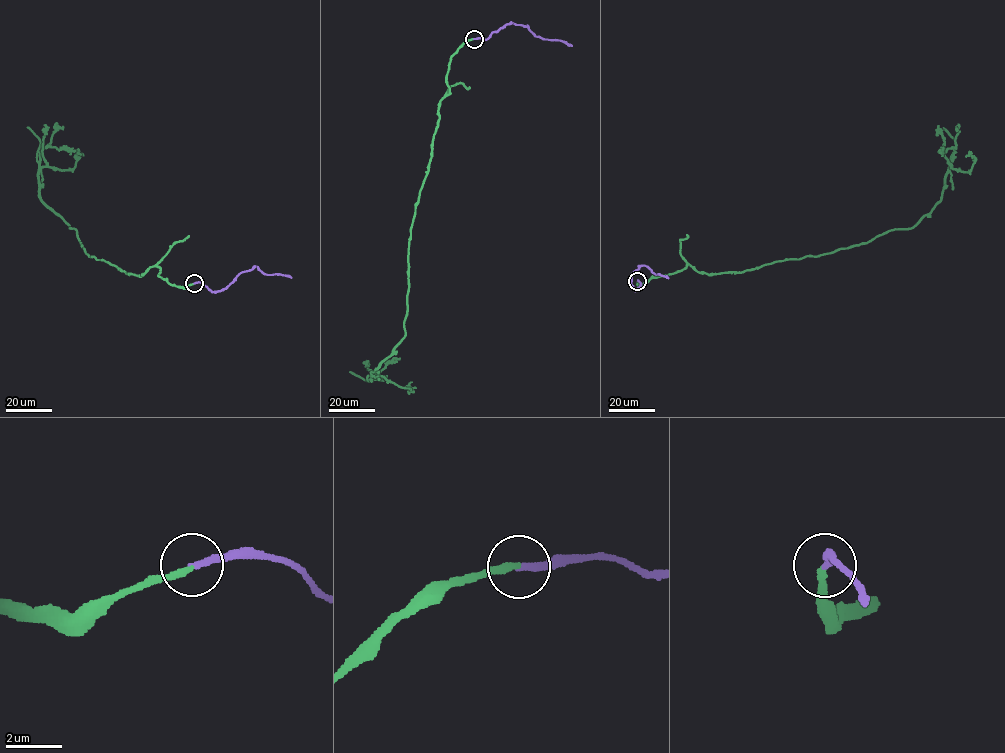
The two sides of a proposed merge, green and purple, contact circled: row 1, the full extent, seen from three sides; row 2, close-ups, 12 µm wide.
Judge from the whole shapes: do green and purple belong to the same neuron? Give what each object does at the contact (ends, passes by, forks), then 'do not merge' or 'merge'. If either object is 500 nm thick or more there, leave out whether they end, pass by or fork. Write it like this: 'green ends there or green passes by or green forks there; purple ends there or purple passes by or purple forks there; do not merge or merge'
green ends there; purple ends there; merge

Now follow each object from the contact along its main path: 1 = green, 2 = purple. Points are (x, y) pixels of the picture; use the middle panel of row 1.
1: (474, 38), (450, 58), (450, 93), (438, 108), (411, 226), (404, 337), (371, 373), (410, 391), (412, 382)
2: (474, 38), (486, 39), (493, 32), (513, 22), (526, 26), (542, 38), (560, 40), (571, 46)

